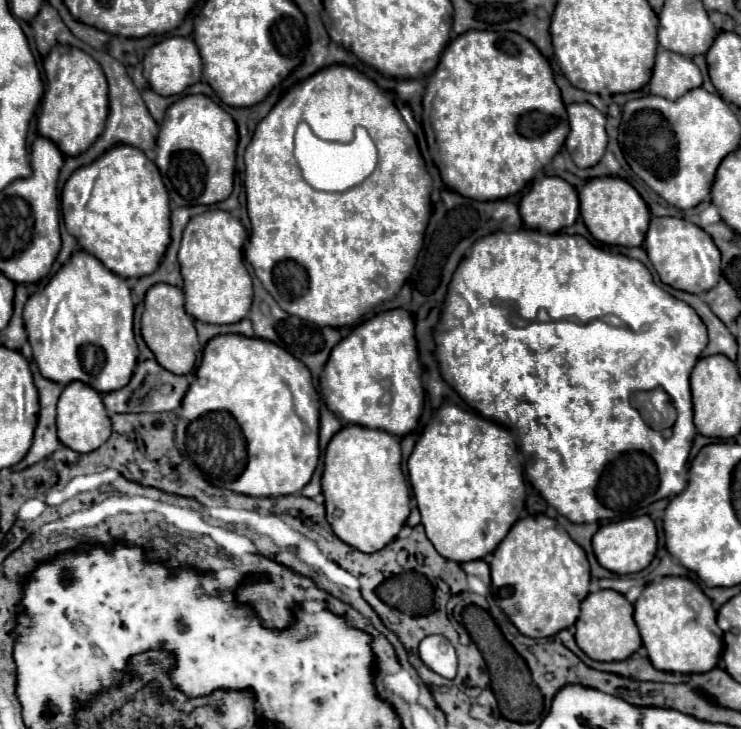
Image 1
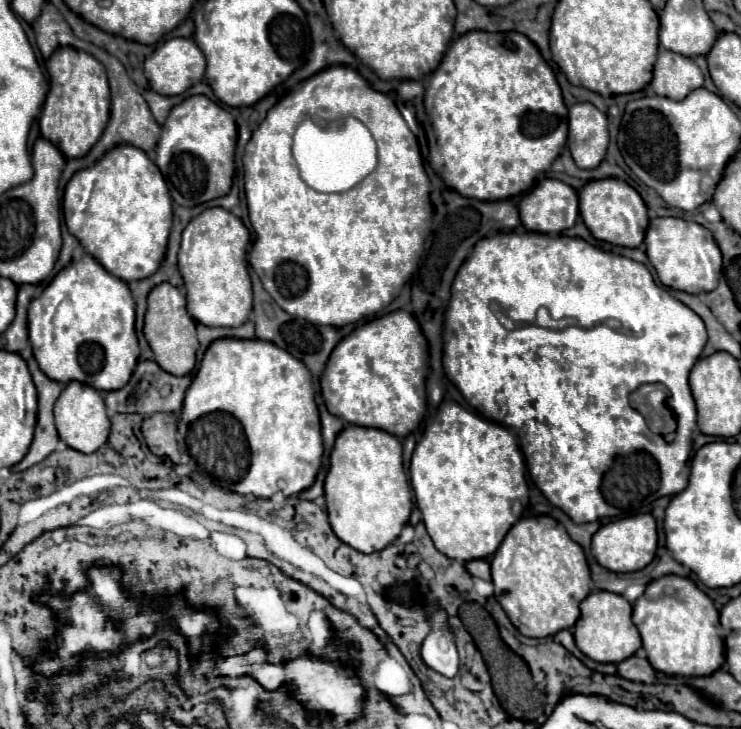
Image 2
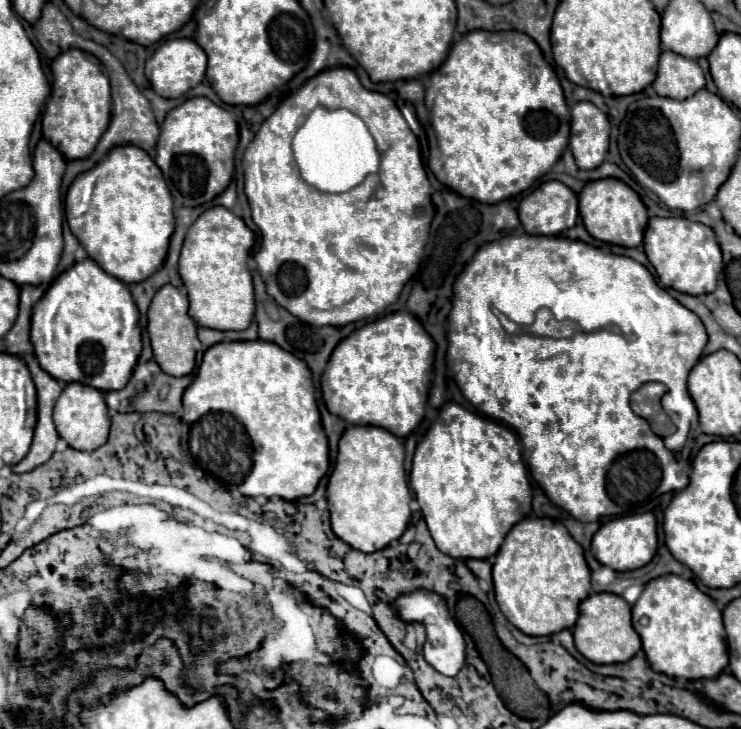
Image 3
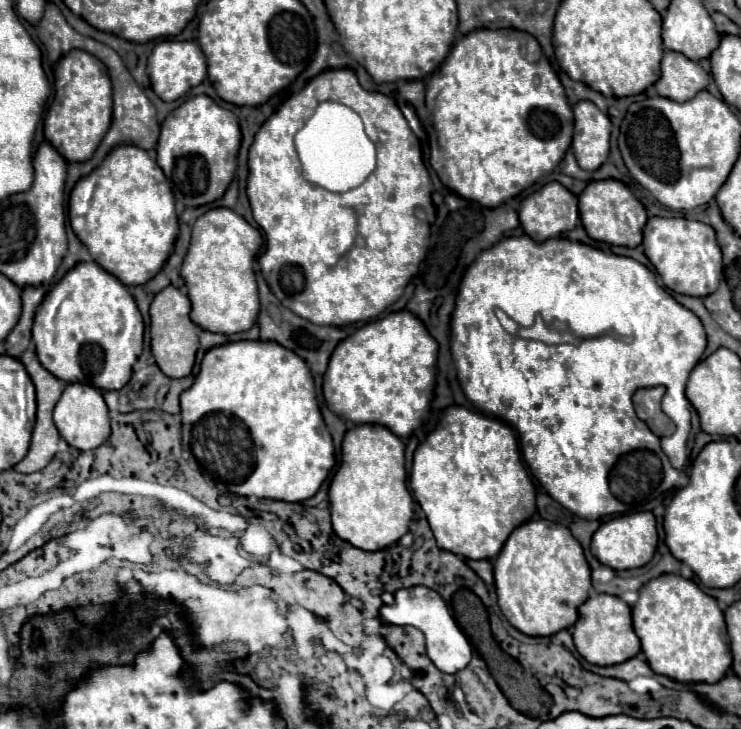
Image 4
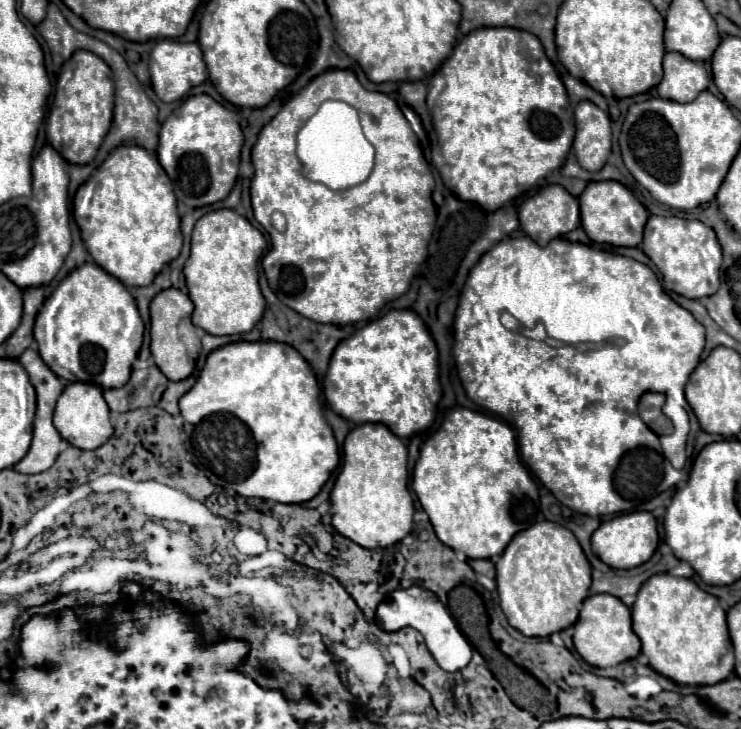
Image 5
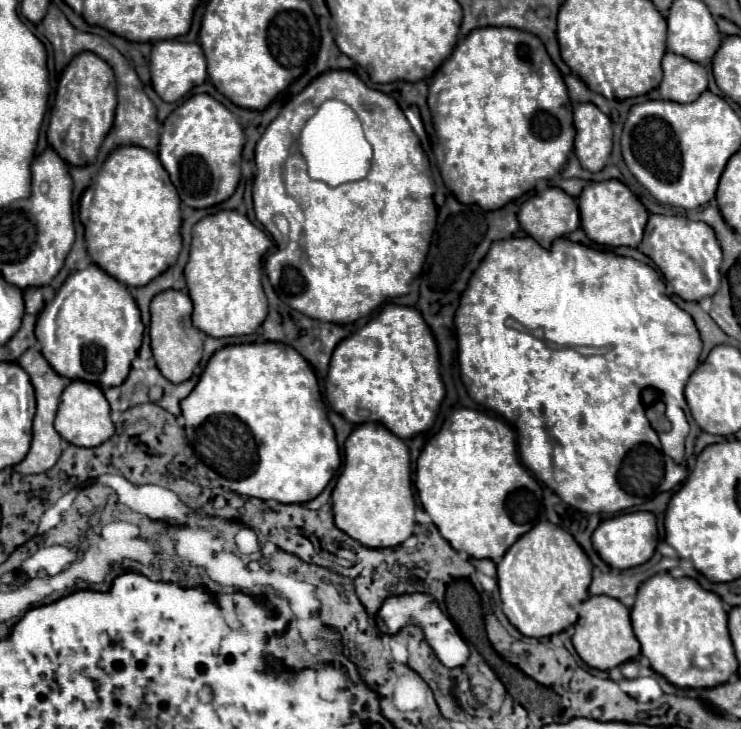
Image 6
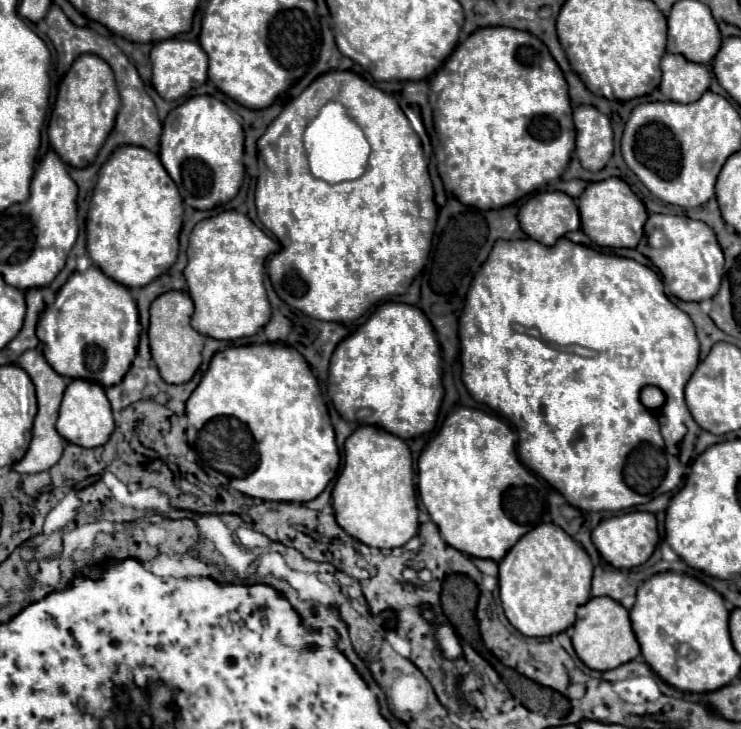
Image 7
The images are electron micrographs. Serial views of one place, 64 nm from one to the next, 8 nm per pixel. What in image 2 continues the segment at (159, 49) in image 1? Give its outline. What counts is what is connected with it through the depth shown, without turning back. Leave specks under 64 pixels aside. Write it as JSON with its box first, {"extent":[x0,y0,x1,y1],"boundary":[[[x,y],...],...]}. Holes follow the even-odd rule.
{"extent":[144,38,206,96],"boundary":[[[170,38],[160,48],[154,50],[152,56],[144,62],[144,74],[150,82],[150,88],[162,96],[178,96],[186,92],[190,86],[202,80],[206,68],[204,54],[192,38]]]}

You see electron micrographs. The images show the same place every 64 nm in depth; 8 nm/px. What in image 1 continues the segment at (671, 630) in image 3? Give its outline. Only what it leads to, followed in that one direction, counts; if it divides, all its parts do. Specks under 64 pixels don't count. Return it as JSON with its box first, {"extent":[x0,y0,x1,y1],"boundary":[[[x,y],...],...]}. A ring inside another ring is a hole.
{"extent":[634,576,724,674],"boundary":[[[664,576],[658,582],[650,582],[634,604],[634,622],[640,630],[648,658],[656,670],[696,674],[696,672],[710,672],[720,662],[724,632],[720,632],[716,624],[716,610],[712,606],[712,600],[698,588],[698,584],[694,584],[688,578]]]}

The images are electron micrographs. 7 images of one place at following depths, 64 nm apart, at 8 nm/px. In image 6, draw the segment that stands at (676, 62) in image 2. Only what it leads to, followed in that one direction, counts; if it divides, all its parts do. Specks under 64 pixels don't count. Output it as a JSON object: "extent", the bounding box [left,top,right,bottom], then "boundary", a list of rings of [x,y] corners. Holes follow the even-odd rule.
{"extent":[658,52,708,102],"boundary":[[[666,52],[662,58],[664,78],[658,86],[660,96],[672,102],[694,102],[708,88],[706,68],[684,56]]]}

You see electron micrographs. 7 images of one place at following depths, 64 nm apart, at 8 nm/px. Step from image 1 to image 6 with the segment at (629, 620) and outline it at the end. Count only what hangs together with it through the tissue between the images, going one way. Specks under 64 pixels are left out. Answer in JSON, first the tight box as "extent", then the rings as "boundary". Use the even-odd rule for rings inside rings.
{"extent":[572,596,640,670],"boundary":[[[590,596],[586,602],[582,602],[578,612],[578,622],[574,624],[574,636],[572,644],[578,652],[578,656],[590,666],[598,670],[610,670],[616,668],[628,660],[634,660],[640,656],[640,642],[636,640],[630,624],[630,612],[628,608],[610,596]]]}

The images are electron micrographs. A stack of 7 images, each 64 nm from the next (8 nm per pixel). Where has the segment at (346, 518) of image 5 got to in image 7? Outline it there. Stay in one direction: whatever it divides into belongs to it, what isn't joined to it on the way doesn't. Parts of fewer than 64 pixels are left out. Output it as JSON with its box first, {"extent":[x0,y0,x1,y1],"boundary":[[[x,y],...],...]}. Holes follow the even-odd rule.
{"extent":[332,426,420,546],"boundary":[[[376,426],[356,428],[344,444],[344,468],[332,490],[336,522],[366,546],[404,546],[420,526],[412,476],[412,456],[404,440]]]}

